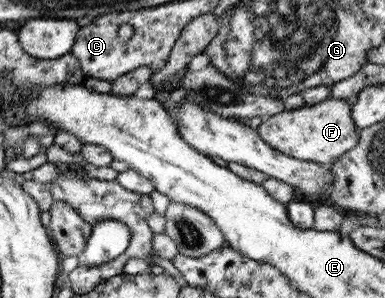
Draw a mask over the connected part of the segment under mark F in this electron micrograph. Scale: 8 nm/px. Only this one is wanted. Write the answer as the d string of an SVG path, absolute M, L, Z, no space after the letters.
M328 97L310 105L283 109L280 113L267 116L255 132L266 145L288 157L328 166L345 151L354 148L358 141L359 132L350 117L350 110L345 99Z

